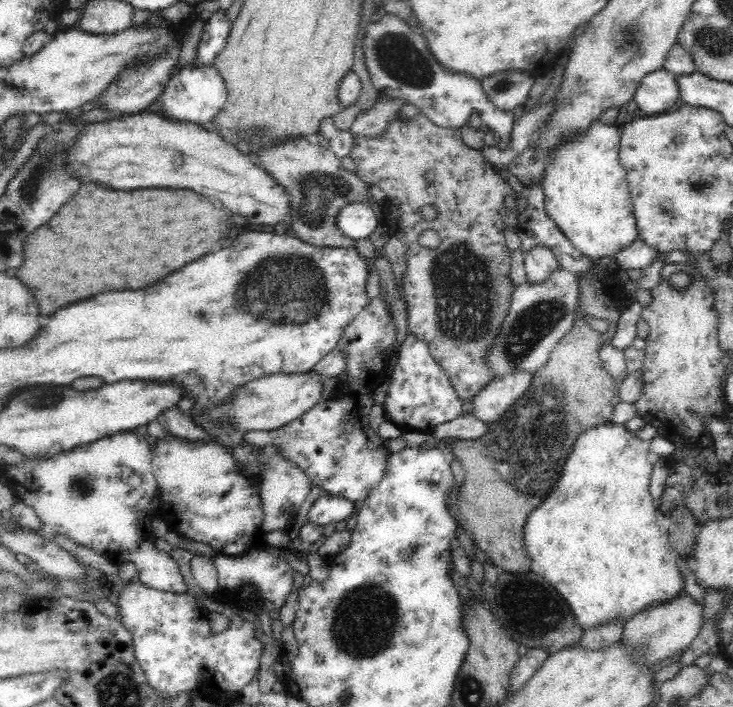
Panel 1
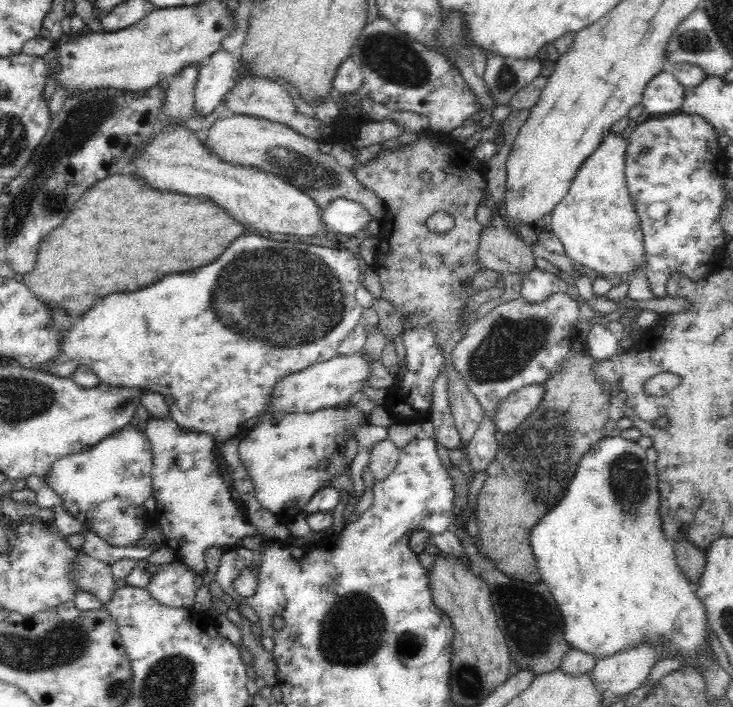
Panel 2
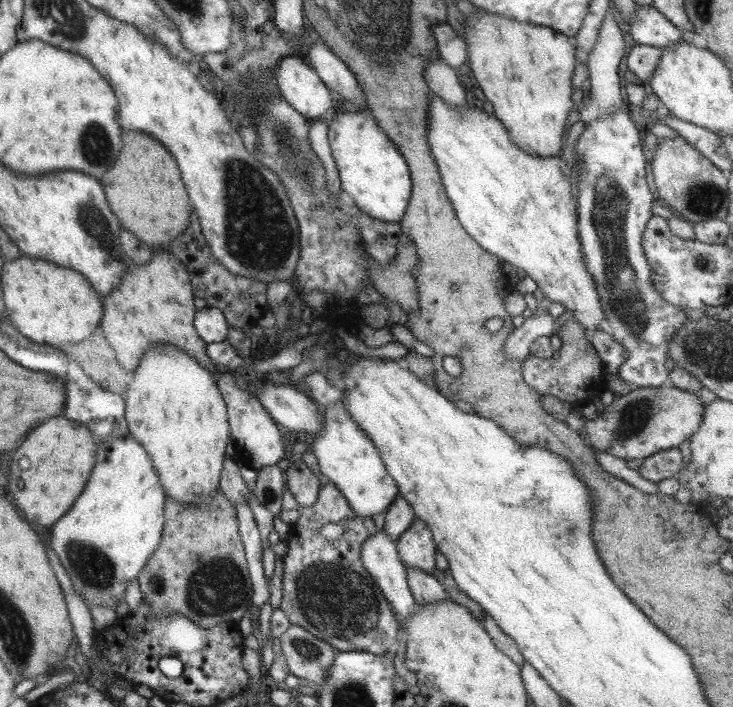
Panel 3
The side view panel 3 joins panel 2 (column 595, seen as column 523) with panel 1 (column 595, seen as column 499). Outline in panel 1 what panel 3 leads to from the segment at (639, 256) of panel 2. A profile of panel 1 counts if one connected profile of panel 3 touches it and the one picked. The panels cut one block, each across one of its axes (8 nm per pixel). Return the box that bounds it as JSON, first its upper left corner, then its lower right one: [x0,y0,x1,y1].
[541,120,639,259]

